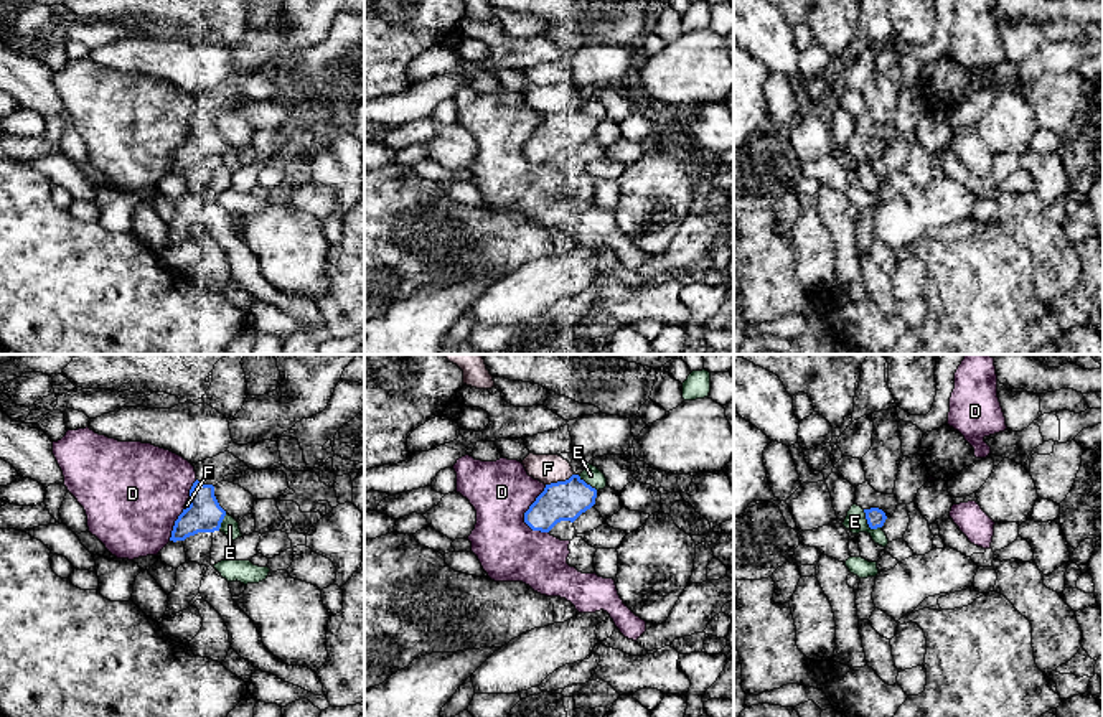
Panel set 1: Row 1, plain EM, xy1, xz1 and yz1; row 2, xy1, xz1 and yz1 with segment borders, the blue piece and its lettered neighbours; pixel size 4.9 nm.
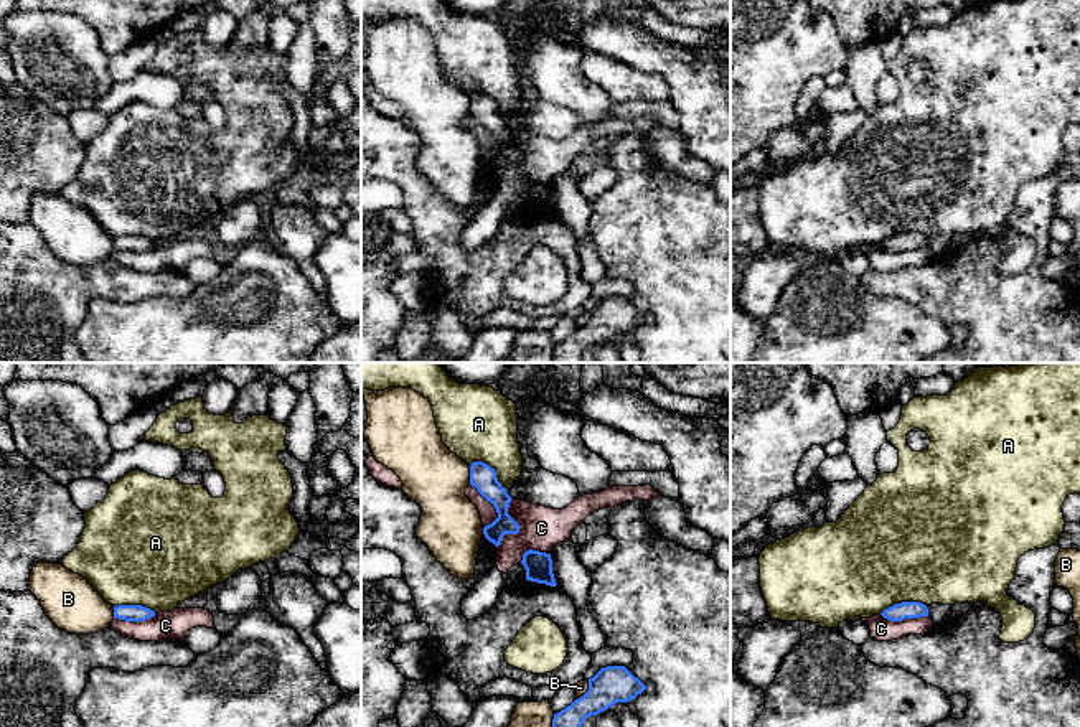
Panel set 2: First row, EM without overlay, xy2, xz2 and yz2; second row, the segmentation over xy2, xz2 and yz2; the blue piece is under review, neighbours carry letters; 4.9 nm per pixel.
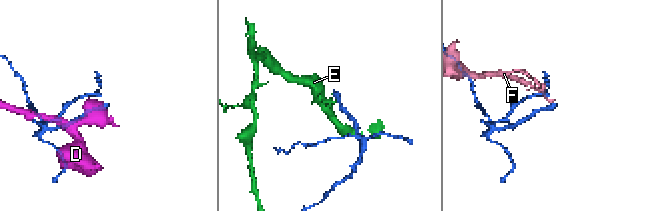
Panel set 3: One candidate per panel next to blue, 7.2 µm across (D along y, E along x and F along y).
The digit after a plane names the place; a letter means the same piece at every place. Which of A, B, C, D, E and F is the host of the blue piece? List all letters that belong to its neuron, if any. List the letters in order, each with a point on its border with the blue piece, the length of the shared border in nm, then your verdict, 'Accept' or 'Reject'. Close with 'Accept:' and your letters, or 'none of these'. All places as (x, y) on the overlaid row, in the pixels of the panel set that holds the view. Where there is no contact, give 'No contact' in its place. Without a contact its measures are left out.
A: Touches blue at xz2 (492, 469). Shared border 220 nm. Reject
B: Touches blue at xz2 (587, 691). Shared border 120 nm. Reject
C: Touches blue at xz2 (518, 530). Shared border 260 nm. Reject
D: Touches blue at xz1 (526, 511). Shared border 240 nm. Reject
E: Touches blue at yz1 (868, 523). Shared border 130 nm. Reject
F: Touches blue at xz1 (559, 482). Shared border 150 nm. Reject
Accept: none of these

